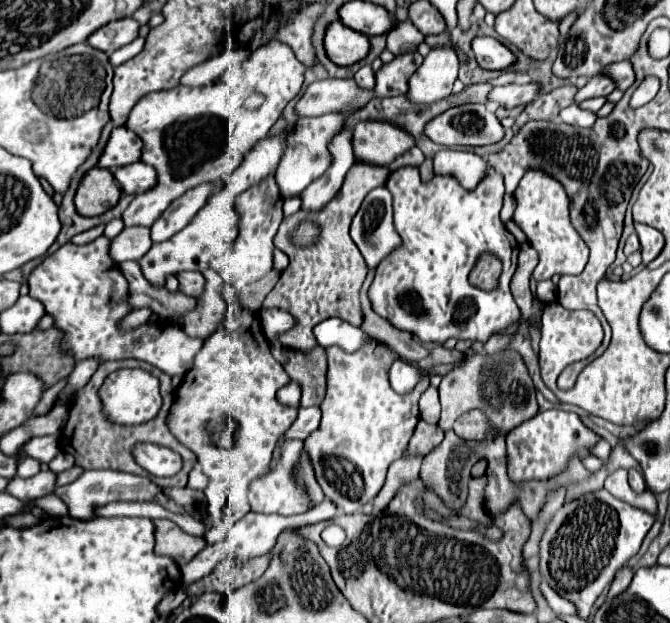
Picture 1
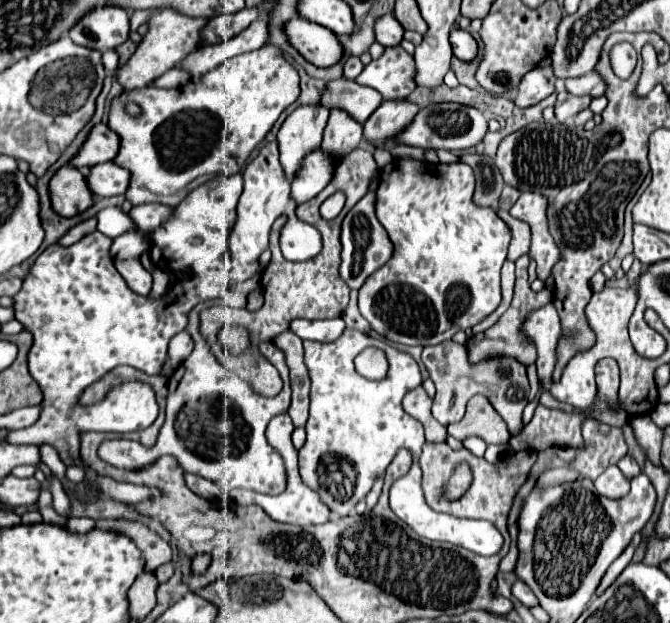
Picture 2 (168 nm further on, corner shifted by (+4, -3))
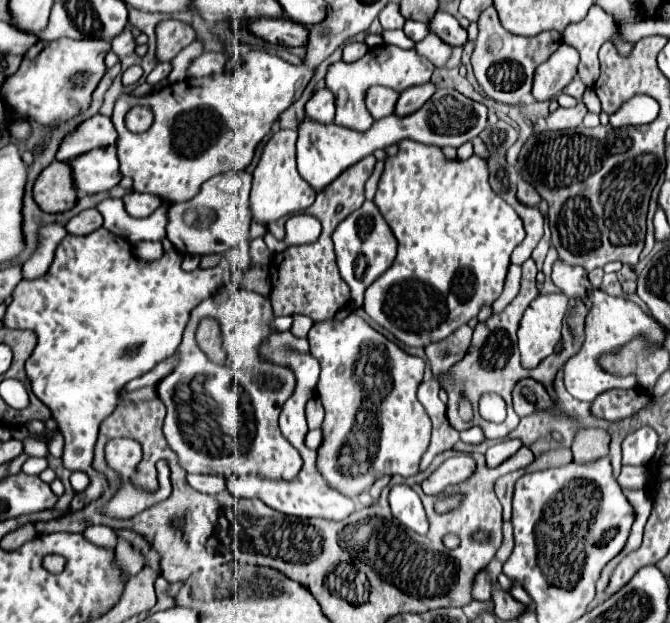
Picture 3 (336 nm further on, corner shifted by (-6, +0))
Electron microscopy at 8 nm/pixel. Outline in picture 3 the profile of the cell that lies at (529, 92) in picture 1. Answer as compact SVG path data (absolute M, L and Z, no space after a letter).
M561 44L547 62L543 62L533 76L533 98L551 100L557 96L577 74L579 54L569 44Z

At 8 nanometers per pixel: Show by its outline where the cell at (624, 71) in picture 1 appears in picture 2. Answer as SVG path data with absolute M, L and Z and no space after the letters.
M591 71L577 79L565 79L565 89L569 95L589 95L589 97L601 97L605 93L603 79Z

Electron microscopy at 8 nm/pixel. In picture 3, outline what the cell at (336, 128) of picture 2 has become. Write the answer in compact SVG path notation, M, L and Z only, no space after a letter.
M389 44L371 48L367 56L363 56L363 60L357 60L355 64L335 62L333 66L329 66L329 72L325 76L327 88L335 94L335 104L337 104L335 124L357 132L369 130L374 123L373 117L365 106L365 92L369 86L381 84L400 93L411 86L429 82L433 70L435 66L429 60L423 60L423 56L419 56L415 50L403 50L399 46L389 46Z

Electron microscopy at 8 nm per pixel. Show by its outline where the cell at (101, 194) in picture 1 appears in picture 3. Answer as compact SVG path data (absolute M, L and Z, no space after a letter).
M53 162L47 166L35 186L35 202L43 212L67 212L77 206L77 188L73 170L67 162Z

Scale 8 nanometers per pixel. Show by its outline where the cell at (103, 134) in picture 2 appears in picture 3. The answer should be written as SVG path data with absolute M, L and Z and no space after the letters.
M93 116L85 120L73 134L65 138L57 152L59 162L71 162L81 154L87 154L97 148L107 148L117 144L117 132L113 128L113 122L107 116Z

